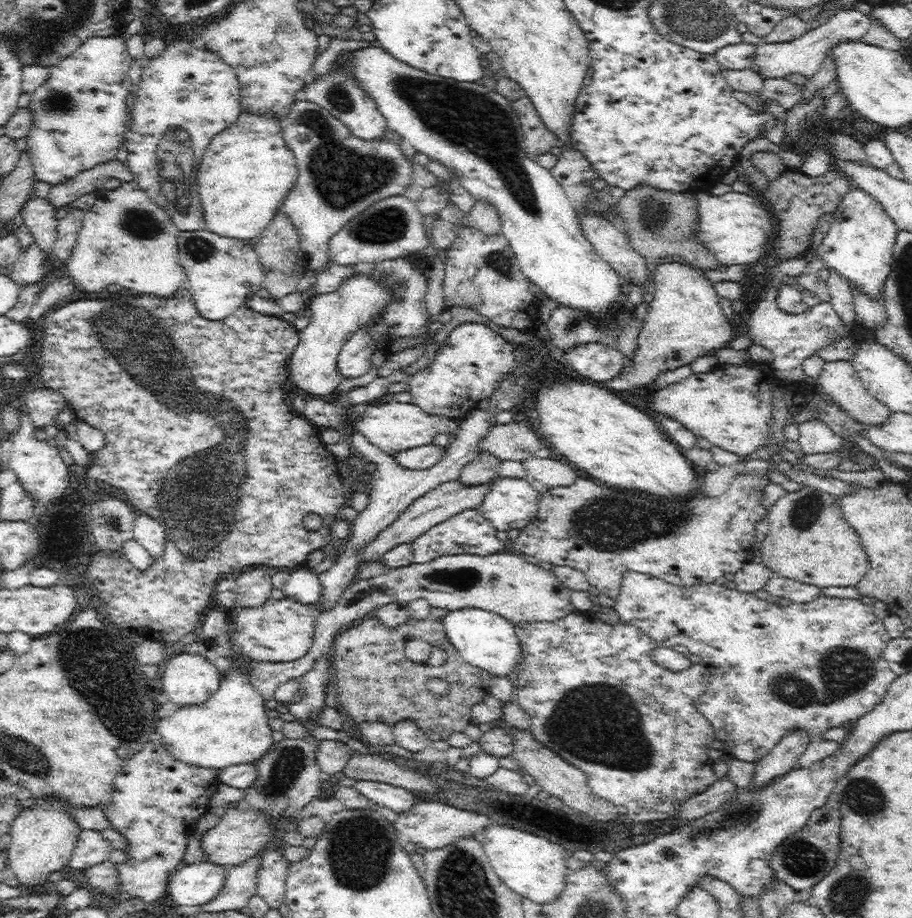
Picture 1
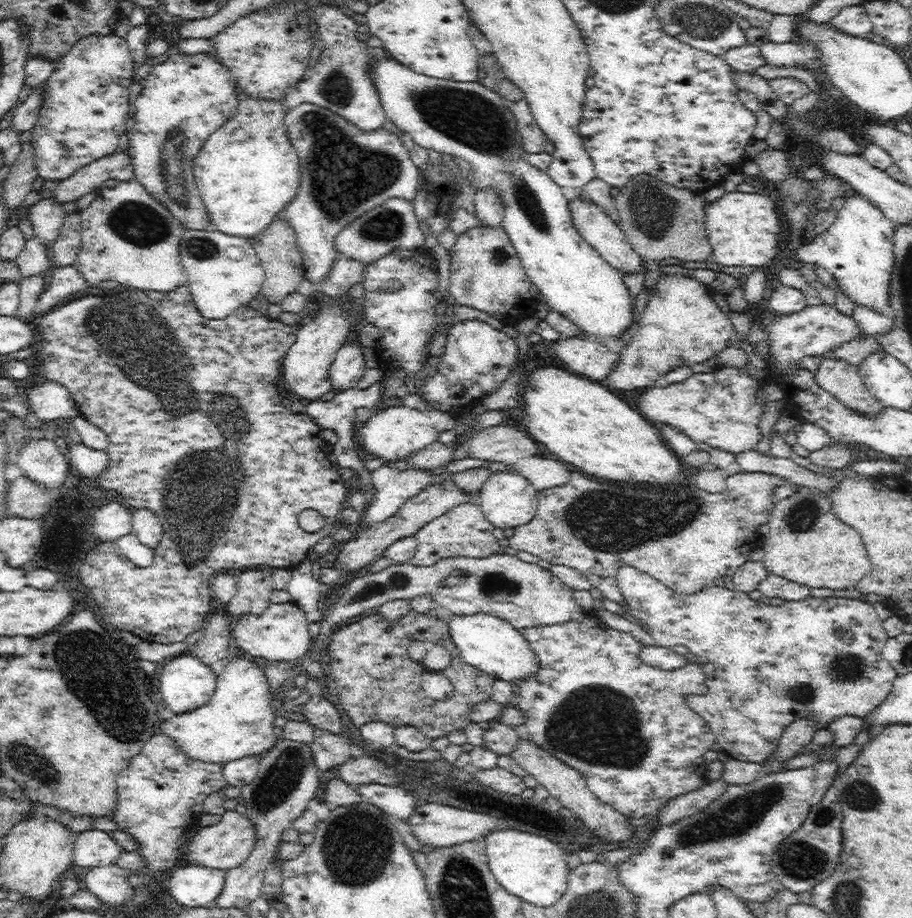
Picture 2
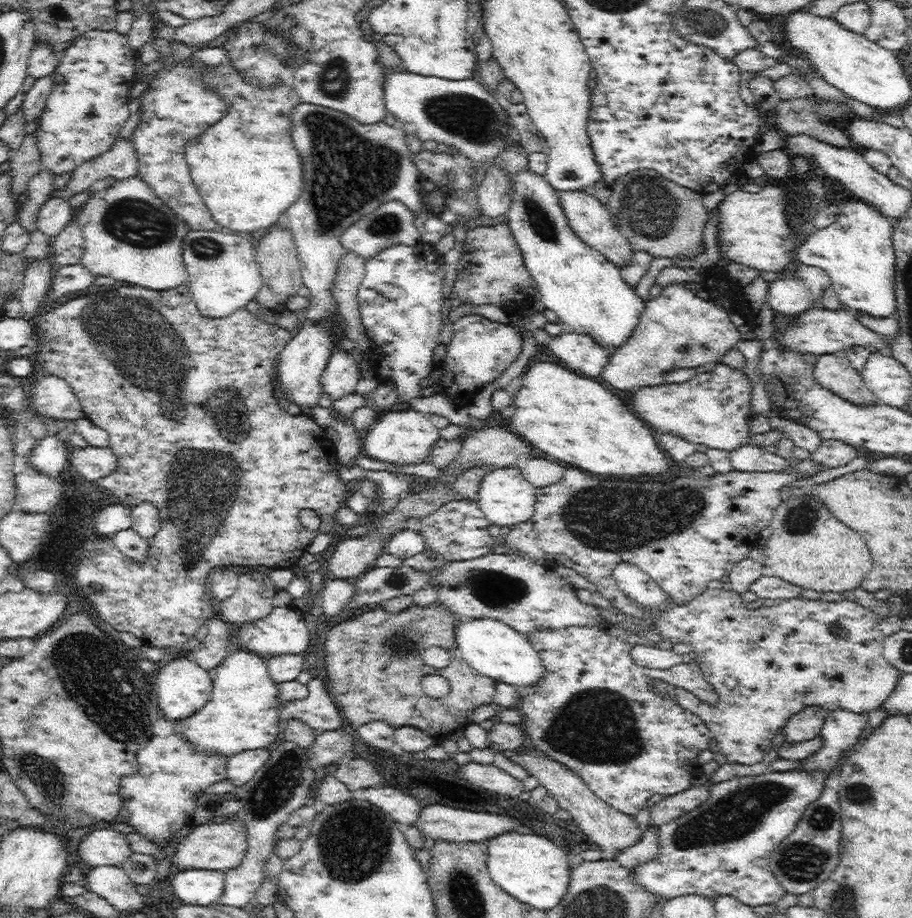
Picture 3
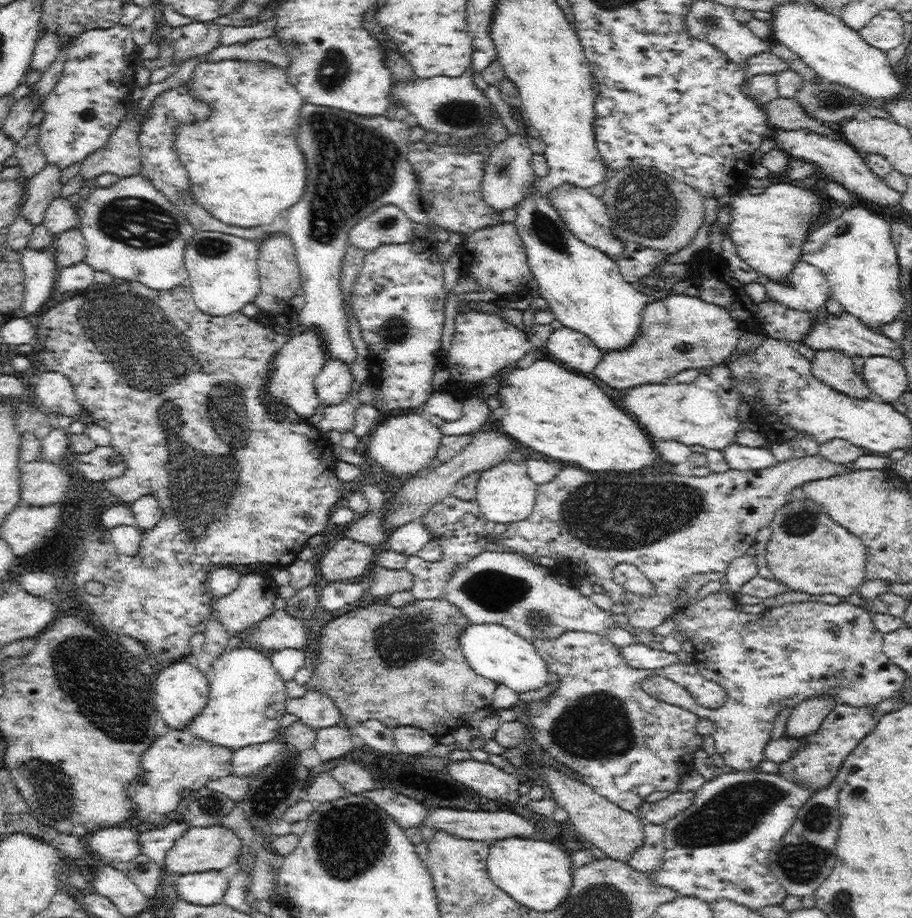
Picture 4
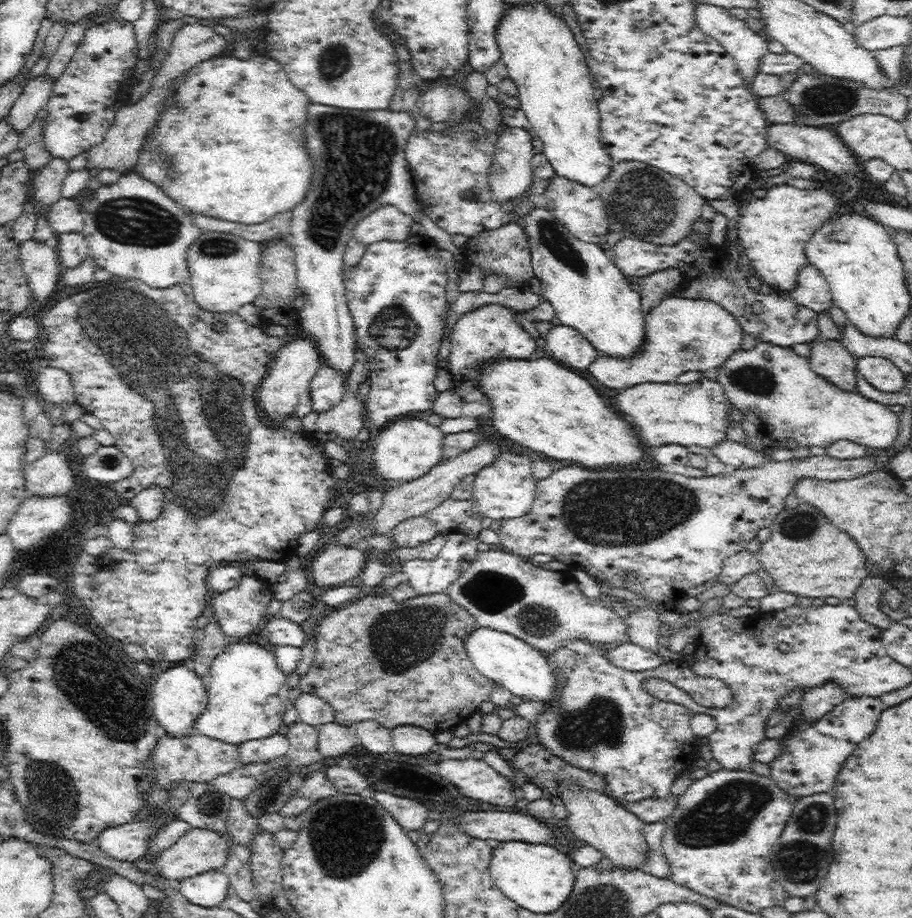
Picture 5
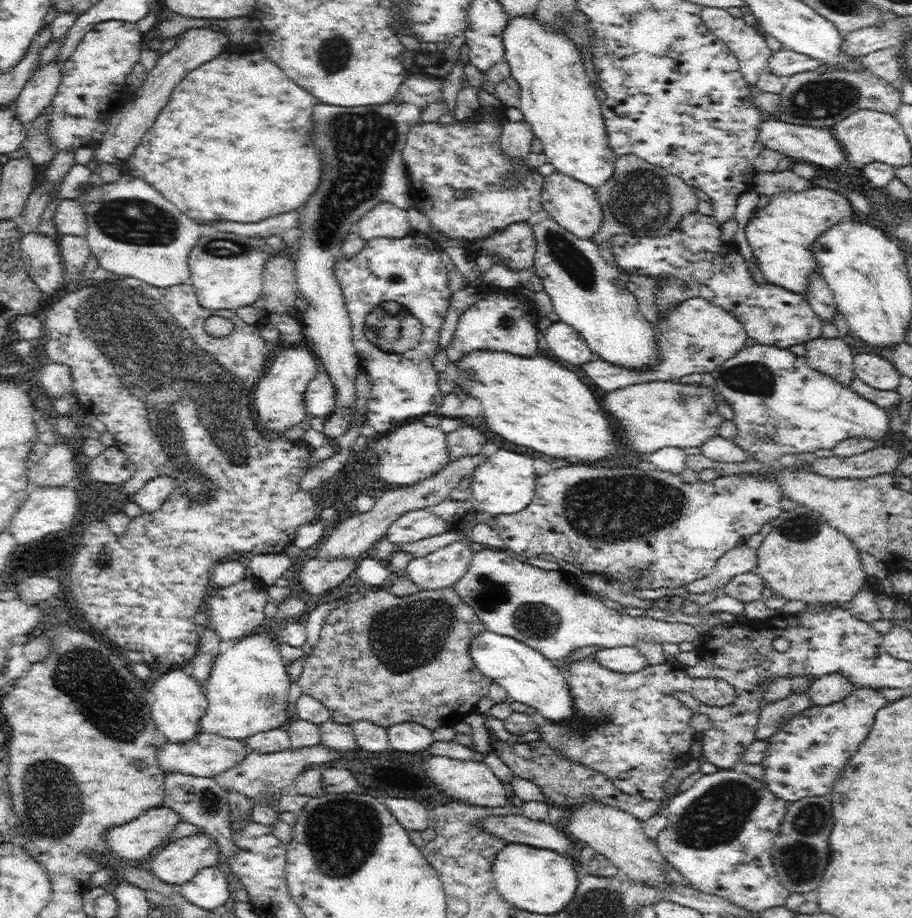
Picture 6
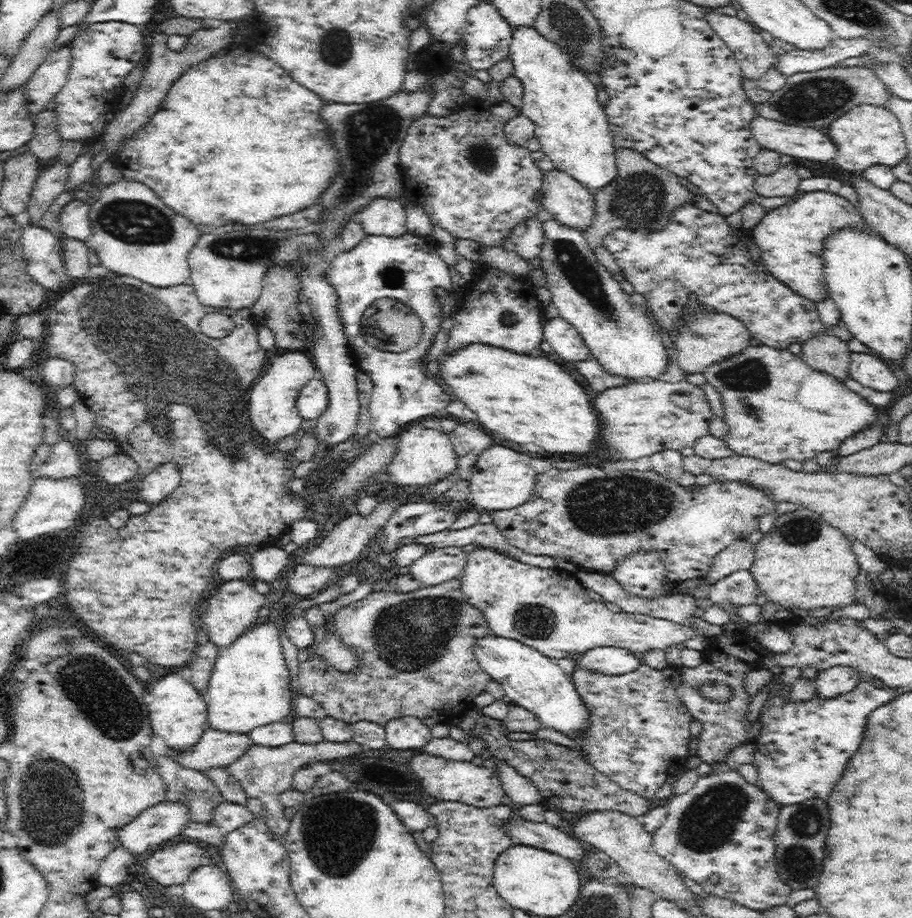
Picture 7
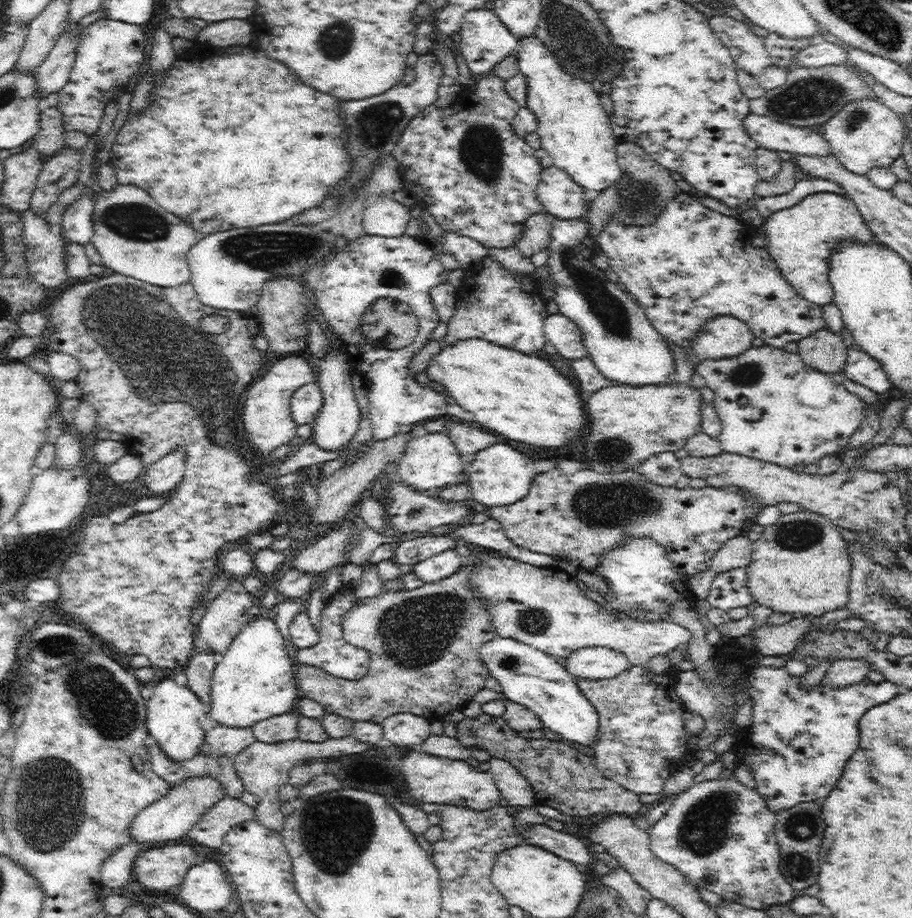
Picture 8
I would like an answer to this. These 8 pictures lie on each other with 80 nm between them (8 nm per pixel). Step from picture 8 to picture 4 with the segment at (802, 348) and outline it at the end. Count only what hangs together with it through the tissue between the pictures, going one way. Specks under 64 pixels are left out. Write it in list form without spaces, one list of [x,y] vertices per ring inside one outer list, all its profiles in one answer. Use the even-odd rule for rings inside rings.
[[[816,350],[811,360],[813,375],[834,390],[852,398],[873,397],[862,376],[857,372],[853,358],[836,350]]]

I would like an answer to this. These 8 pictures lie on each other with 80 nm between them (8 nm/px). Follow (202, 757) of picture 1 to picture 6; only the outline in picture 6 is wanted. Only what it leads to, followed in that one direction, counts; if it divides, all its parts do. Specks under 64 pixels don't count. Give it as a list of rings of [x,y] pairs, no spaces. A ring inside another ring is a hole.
[[[273,631],[268,636],[252,633],[236,640],[232,647],[216,657],[208,680],[203,686],[203,692],[207,698],[207,709],[200,721],[201,730],[224,738],[243,740],[258,732],[280,728],[289,718],[288,693],[291,681],[286,671],[287,666],[282,660],[279,642],[275,640]]]

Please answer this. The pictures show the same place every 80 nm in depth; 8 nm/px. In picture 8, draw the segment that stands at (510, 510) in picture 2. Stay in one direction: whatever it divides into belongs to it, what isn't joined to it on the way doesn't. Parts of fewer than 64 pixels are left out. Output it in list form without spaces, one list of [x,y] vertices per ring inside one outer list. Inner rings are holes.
[[[494,444],[480,450],[473,459],[467,472],[467,478],[472,492],[472,498],[478,505],[486,508],[507,506],[523,500],[528,495],[530,484],[537,476],[532,458],[514,450],[508,444]]]

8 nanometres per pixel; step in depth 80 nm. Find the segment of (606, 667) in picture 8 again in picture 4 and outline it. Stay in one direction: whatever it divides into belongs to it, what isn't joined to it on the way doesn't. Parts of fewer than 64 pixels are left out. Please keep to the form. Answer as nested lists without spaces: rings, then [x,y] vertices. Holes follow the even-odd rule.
[[[632,643],[622,648],[620,653],[628,665],[638,669],[654,670],[680,662],[676,653],[656,650],[644,643]]]

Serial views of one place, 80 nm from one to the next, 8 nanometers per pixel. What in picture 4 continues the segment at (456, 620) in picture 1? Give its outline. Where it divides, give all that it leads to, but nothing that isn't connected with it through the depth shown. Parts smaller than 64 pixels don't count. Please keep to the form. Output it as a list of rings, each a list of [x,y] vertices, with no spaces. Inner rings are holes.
[[[498,623],[468,625],[459,638],[462,654],[481,677],[504,684],[516,694],[542,688],[551,680],[546,661],[530,641],[518,636],[514,630]]]

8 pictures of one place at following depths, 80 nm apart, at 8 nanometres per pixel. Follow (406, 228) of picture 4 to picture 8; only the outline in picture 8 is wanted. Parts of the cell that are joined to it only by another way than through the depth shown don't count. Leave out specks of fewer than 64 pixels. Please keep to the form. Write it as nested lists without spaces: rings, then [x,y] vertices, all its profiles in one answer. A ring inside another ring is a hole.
[[[387,193],[373,197],[363,212],[363,227],[368,235],[403,236],[409,220],[410,210]]]

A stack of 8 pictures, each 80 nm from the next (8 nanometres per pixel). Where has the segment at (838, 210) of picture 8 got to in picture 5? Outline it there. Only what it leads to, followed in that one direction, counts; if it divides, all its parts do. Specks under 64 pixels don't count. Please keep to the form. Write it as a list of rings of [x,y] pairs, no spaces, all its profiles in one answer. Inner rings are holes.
[[[774,185],[764,198],[754,197],[746,201],[742,195],[737,201],[740,220],[736,227],[740,246],[765,286],[784,292],[796,288],[798,271],[808,263],[805,246],[810,238],[826,223],[837,218],[836,211],[844,210],[846,203],[822,187],[800,189],[788,185]]]

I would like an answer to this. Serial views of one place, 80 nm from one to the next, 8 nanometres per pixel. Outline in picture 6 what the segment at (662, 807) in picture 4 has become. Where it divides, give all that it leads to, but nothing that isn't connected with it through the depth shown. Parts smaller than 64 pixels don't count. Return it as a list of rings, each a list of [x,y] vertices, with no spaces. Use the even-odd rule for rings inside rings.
[[[541,738],[527,743],[514,743],[512,746],[502,739],[491,742],[491,744],[492,751],[512,770],[515,776],[531,780],[541,788],[543,796],[551,806],[572,808],[585,803],[592,797],[596,797],[602,803],[633,814],[641,821],[654,816],[656,812],[664,811],[662,802],[622,792],[611,780],[608,780],[605,774],[567,760],[566,757],[548,746]]]

